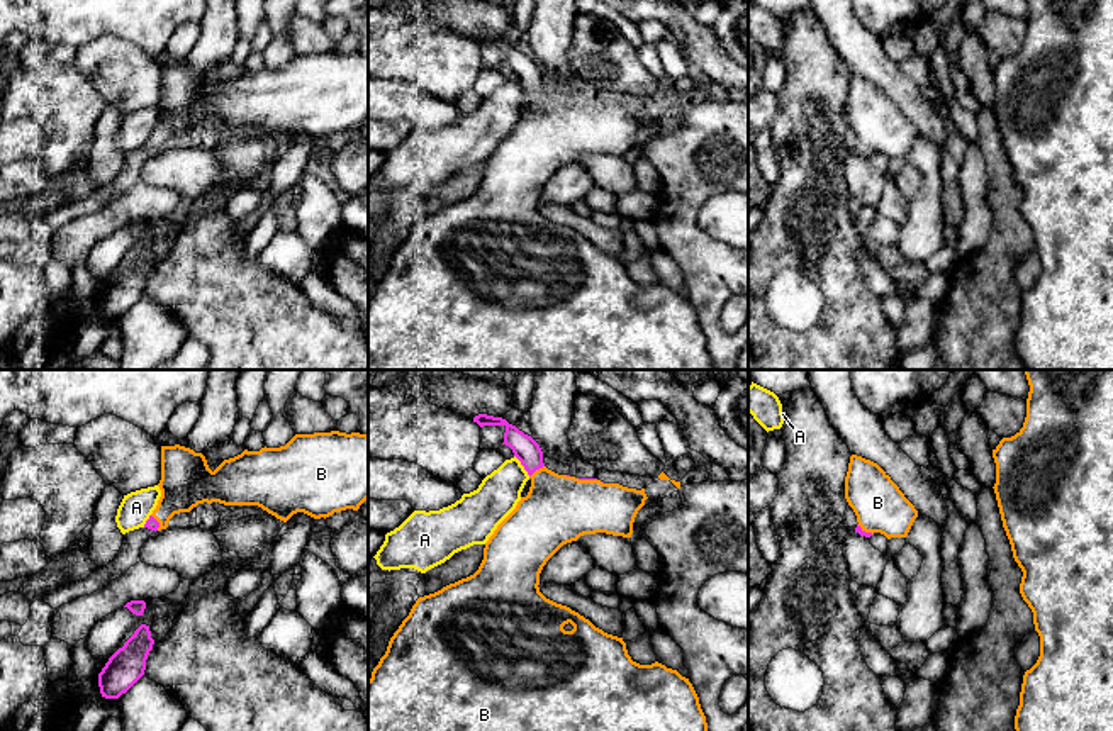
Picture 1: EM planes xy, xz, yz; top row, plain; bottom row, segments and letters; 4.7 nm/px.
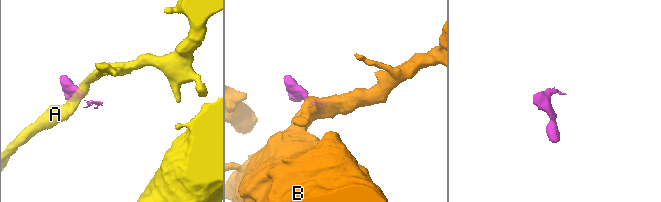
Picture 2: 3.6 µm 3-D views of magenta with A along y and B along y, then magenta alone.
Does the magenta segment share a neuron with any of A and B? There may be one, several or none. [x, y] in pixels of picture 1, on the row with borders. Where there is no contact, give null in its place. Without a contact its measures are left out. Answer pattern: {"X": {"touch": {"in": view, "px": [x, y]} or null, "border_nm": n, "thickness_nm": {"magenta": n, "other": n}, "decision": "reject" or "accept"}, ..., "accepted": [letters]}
{"A": {"touch": {"in": "xz", "px": [521, 463]}, "border_nm": 130, "thickness_nm": {"magenta": 120, "other": 200}, "decision": "reject"}, "B": {"touch": {"in": "xz", "px": [536, 468]}, "border_nm": 90, "thickness_nm": {"magenta": 120, "other": 320}, "decision": "accept"}, "accepted": ["B"]}

